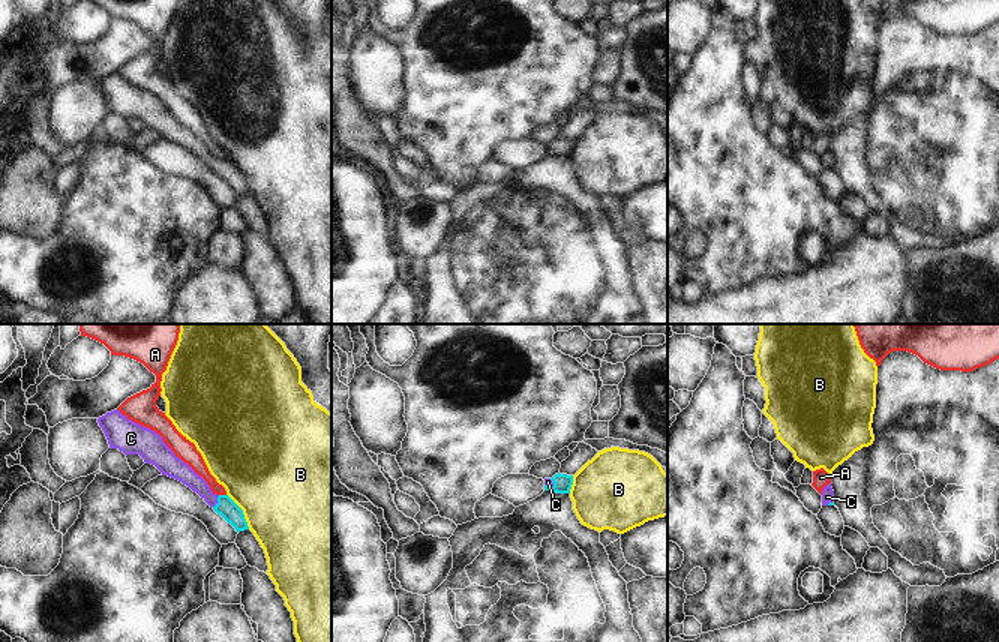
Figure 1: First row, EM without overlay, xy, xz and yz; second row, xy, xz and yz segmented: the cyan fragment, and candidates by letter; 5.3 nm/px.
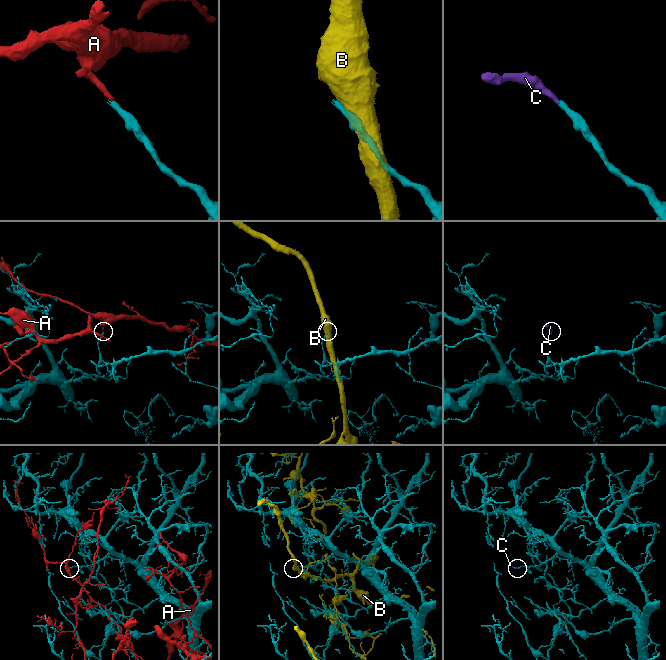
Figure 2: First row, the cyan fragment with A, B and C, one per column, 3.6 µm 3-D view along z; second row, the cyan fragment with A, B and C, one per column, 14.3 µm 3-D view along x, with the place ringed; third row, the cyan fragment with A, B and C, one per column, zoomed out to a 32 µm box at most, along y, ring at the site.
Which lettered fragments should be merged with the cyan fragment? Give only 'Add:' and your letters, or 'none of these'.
Add: C

